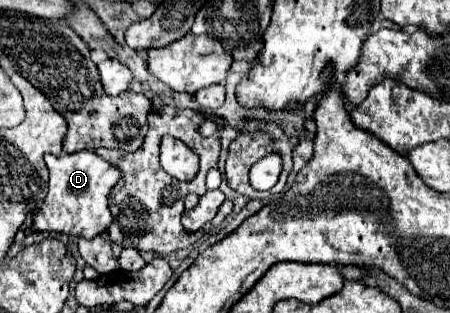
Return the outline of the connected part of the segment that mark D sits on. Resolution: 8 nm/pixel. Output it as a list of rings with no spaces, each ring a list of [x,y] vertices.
[[[93,151],[63,153],[59,157],[45,155],[49,169],[49,191],[41,209],[33,215],[37,231],[55,231],[71,237],[97,237],[113,221],[109,211],[109,193],[121,181],[121,169],[105,161]]]

